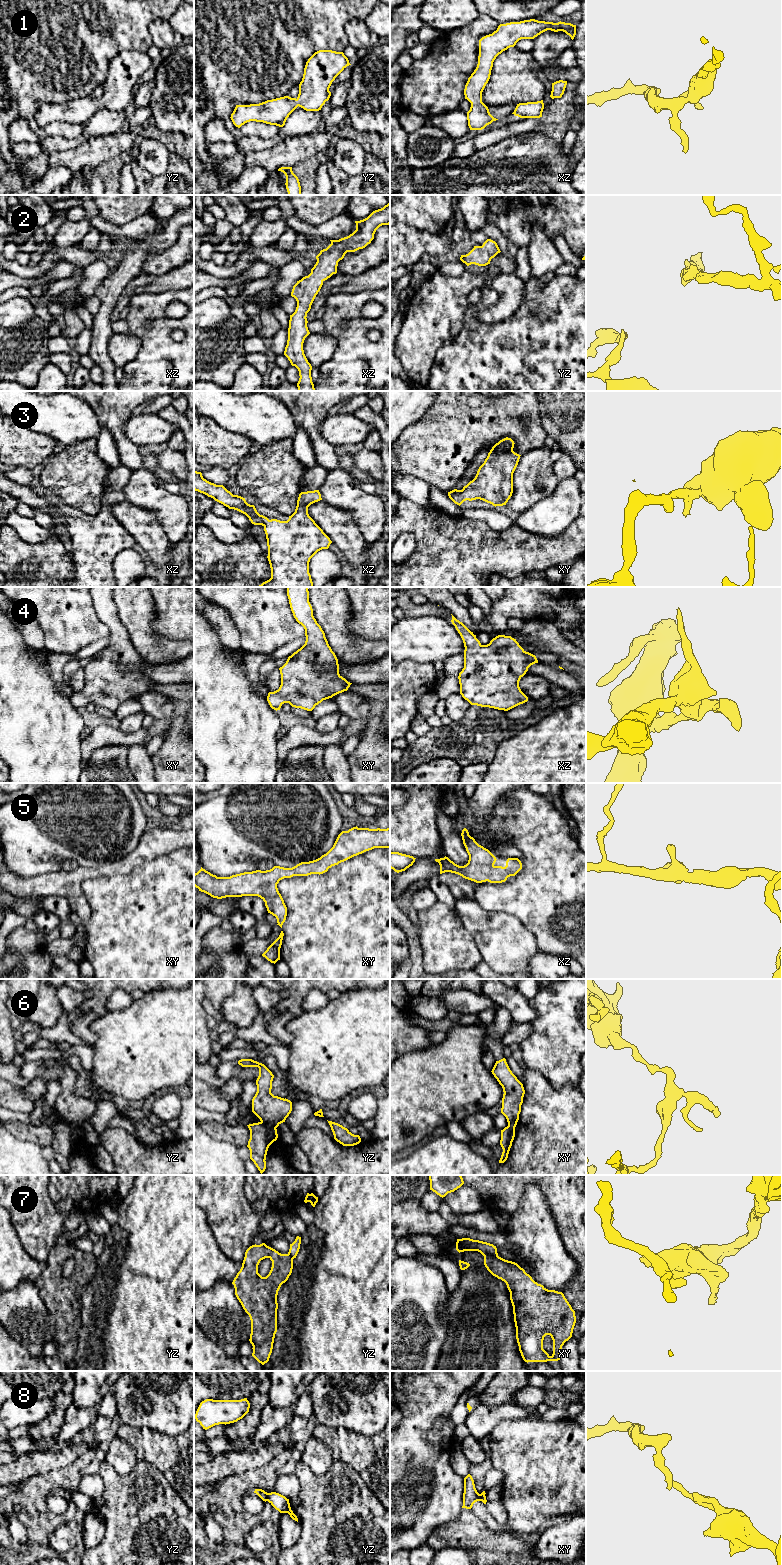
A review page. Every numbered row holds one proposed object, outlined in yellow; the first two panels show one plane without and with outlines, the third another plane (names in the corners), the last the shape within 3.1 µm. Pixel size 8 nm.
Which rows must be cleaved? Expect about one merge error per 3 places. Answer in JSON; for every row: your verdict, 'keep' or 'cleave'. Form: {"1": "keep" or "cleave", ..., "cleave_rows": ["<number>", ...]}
{"1": "keep", "2": "keep", "3": "keep", "4": "keep", "5": "keep", "6": "cleave", "7": "cleave", "8": "cleave", "cleave_rows": ["6", "7", "8"]}

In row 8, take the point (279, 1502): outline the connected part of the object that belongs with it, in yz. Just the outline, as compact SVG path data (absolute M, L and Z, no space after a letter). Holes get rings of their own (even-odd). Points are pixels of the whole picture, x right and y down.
M276 1492L267 1493L267 1501L280 1513L288 1513L293 1520L298 1522L297 1516L291 1510L289 1499L285 1496Z

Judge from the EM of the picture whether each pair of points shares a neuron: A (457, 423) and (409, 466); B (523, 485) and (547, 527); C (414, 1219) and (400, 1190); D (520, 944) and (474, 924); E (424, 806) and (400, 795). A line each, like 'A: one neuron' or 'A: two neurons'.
A: one neuron
B: two neurons
C: one neuron
D: one neuron
E: two neurons

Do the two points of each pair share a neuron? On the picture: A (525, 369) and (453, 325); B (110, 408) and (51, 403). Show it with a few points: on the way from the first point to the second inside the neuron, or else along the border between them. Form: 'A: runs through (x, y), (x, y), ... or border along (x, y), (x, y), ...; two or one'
A: border along (467, 307), (462, 330), (451, 341), (442, 344); two
B: border along (83, 401), (97, 417), (100, 427); two

